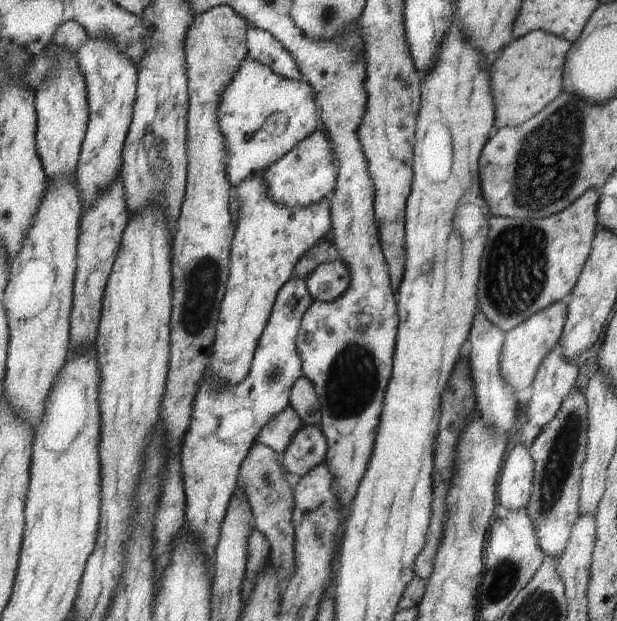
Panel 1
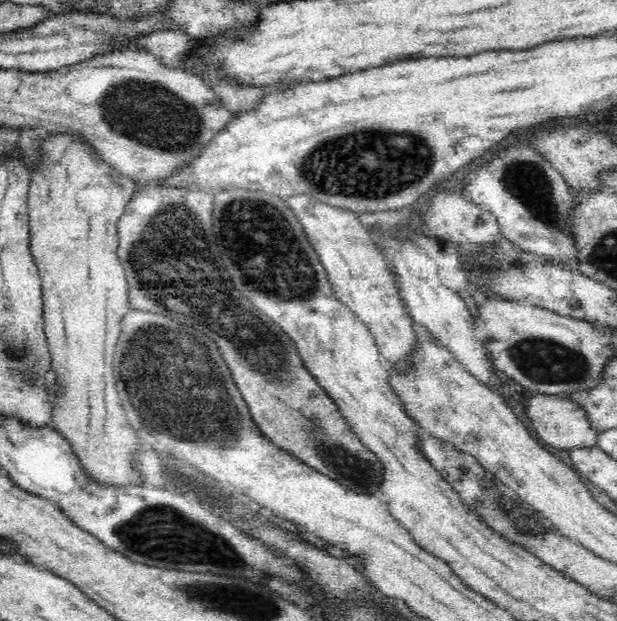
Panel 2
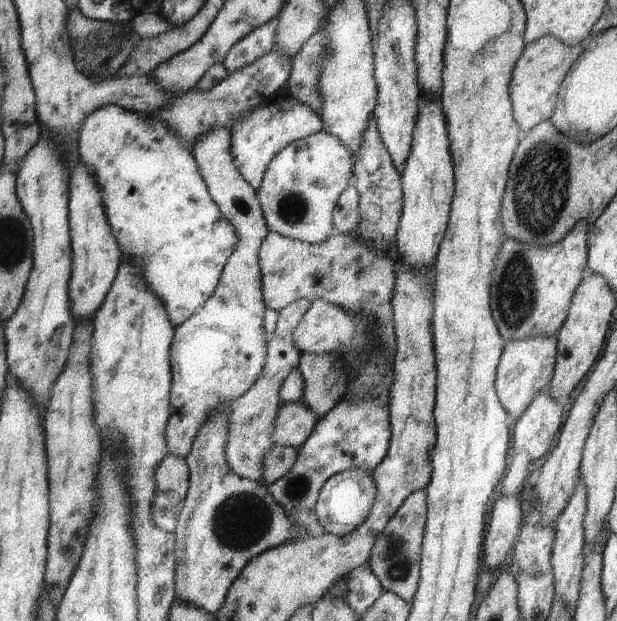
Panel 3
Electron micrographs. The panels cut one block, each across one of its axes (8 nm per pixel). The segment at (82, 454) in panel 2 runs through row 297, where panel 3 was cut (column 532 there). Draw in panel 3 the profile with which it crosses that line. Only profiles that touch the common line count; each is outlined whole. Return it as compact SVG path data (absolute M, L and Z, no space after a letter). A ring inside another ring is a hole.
M553 35L526 44L524 53L519 57L513 71L510 88L514 116L524 134L542 122L552 119L564 80L568 77L569 70L585 52L585 45L586 43L572 47Z

